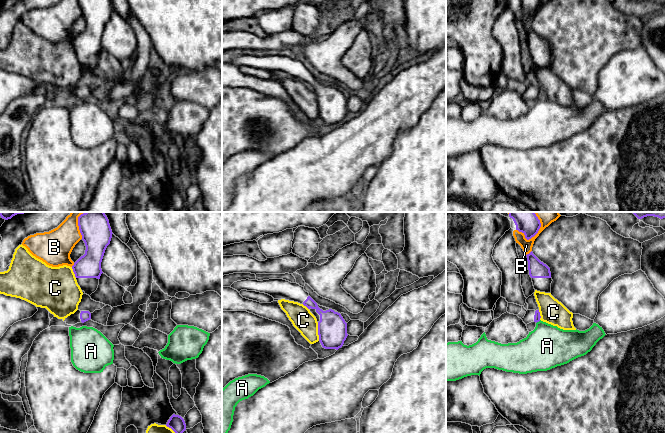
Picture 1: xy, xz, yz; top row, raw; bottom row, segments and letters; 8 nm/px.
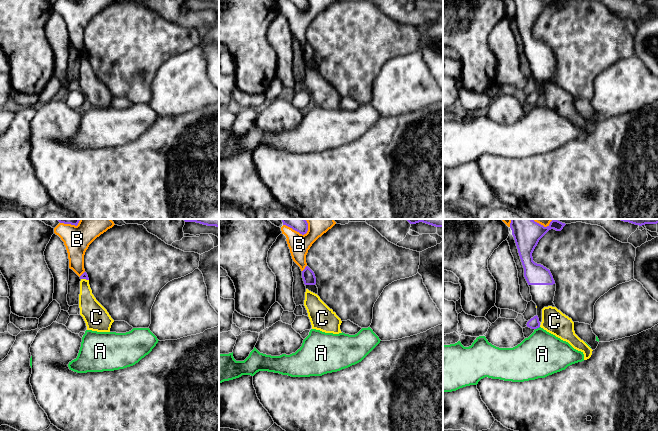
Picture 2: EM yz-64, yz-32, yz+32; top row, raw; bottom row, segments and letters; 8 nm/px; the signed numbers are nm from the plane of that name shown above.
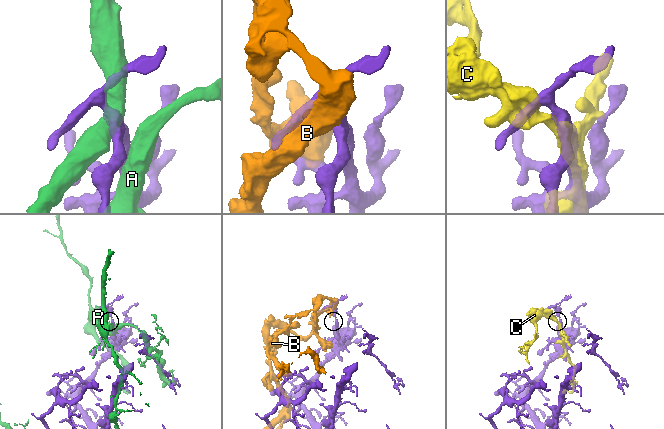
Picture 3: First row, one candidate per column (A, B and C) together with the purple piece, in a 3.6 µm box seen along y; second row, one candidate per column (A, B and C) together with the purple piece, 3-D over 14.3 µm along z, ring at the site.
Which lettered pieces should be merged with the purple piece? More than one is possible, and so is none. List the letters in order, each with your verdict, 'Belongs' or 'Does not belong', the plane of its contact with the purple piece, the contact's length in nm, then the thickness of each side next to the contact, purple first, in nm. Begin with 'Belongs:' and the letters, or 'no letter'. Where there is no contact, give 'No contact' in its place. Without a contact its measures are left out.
Belongs: no letter
A: Does not belong. Touches purple in yz. Shared border 50 nm. Thickness 50 nm (purple) against 340 nm
B: Does not belong. Touches purple in yz. Shared border 220 nm. Thickness 110 nm (purple) against 90 nm
C: Does not belong. Touches purple in xz. Shared border 150 nm. Thickness 240 nm (purple) against 180 nm

